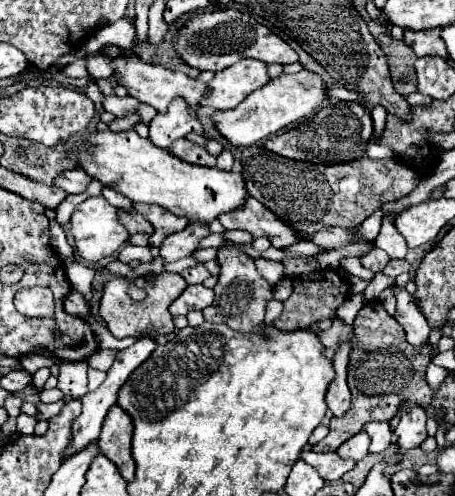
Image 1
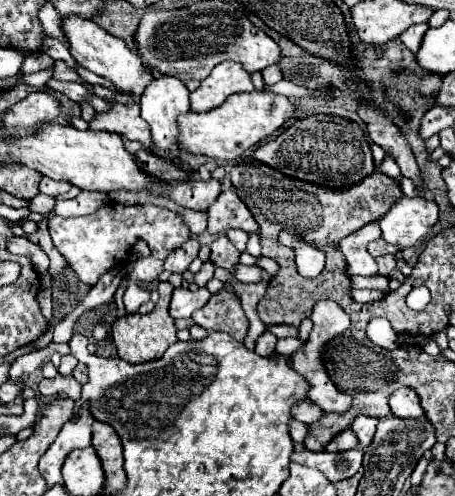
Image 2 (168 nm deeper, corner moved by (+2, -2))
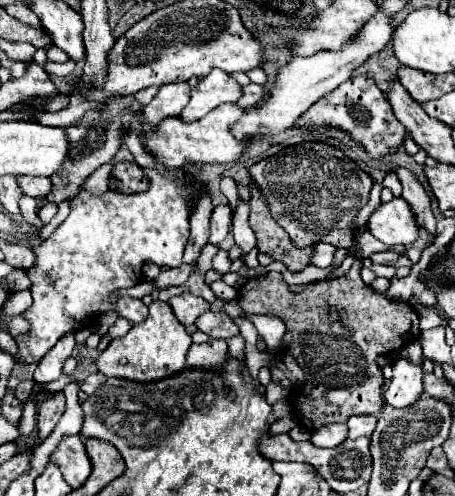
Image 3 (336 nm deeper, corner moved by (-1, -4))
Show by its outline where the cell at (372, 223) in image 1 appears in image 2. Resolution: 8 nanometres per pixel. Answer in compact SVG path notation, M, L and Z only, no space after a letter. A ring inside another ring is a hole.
M281 233L279 241L287 247L295 249L295 263L303 277L317 277L323 271L325 253L321 249L303 243L299 237L293 237L291 233Z

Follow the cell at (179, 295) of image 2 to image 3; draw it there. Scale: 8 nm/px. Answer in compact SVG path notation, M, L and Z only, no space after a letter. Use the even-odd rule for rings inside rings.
M182 293L182 295L176 295L168 301L168 305L172 307L176 319L186 327L186 325L192 325L202 313L208 311L210 303L198 295L192 295L192 293Z

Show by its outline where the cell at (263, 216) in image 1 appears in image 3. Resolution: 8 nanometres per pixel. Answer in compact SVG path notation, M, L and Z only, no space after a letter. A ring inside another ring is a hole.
M228 205L214 207L212 217L210 217L210 243L218 245L226 237L226 233L230 231L230 225L232 225L230 207Z

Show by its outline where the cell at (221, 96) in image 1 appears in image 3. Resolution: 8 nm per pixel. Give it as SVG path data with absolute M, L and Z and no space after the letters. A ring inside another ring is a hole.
M210 71L190 95L190 103L178 115L186 123L202 119L208 111L222 103L236 103L242 97L242 87L224 71Z

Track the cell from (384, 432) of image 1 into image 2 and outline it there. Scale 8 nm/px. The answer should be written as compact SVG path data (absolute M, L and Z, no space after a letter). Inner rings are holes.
M357 417L357 419L353 421L351 429L355 431L355 435L357 435L357 439L359 439L359 445L361 445L363 449L371 445L377 425L379 425L379 419L371 419L371 417Z

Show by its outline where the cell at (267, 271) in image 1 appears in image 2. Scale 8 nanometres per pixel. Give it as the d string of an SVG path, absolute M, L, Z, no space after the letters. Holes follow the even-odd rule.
M237 265L235 273L233 273L241 283L257 283L263 279L265 271L259 265Z

